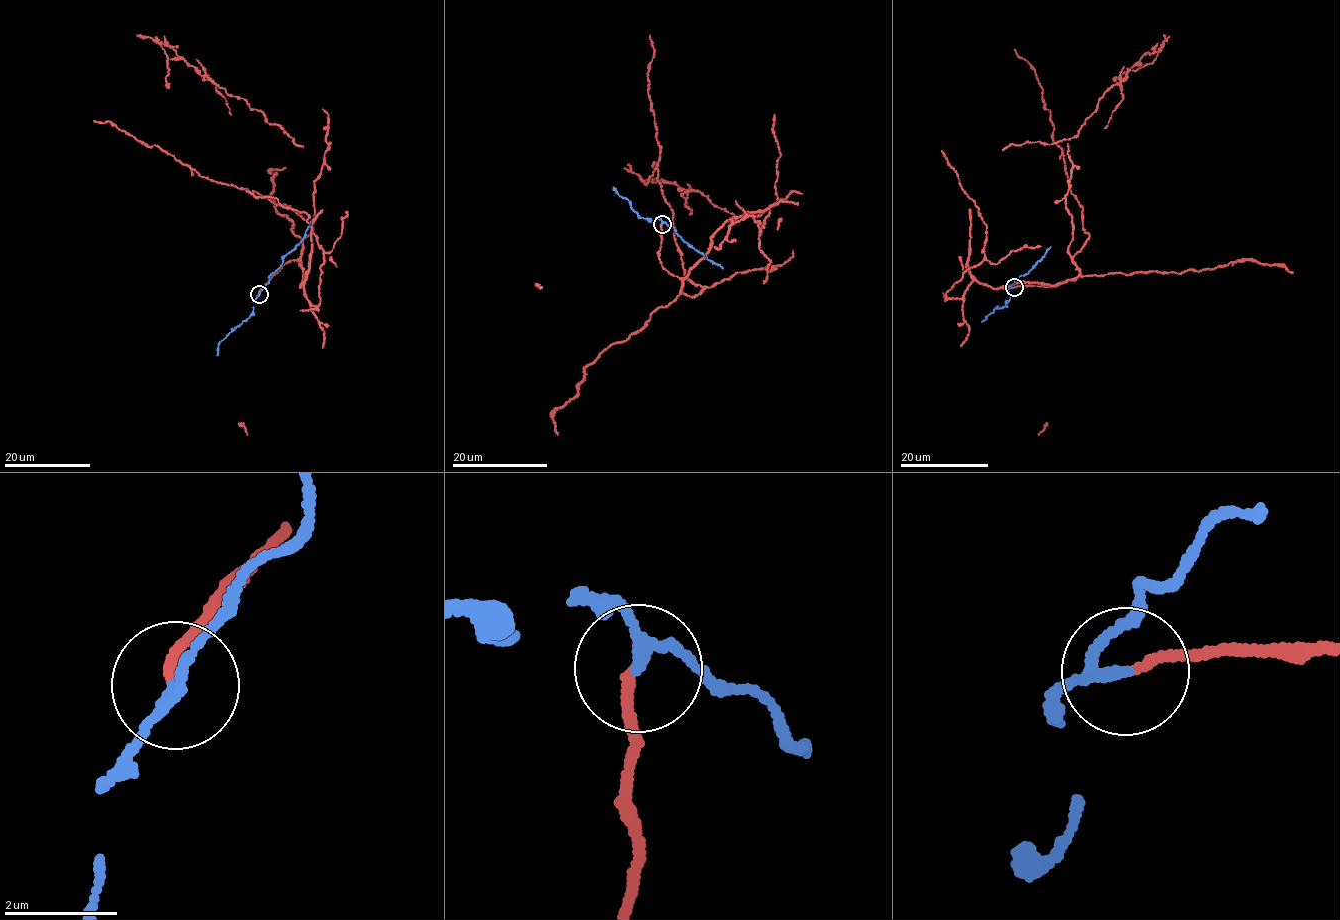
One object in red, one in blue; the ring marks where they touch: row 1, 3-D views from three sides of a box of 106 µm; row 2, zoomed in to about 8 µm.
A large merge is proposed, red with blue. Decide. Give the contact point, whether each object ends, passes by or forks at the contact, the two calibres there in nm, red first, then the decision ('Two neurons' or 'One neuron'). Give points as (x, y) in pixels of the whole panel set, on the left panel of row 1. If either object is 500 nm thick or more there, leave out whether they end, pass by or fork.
Place: (259, 294). At the ring red ends. At the ring blue passes by. Thickness 140 nm (red) against 180 nm. Two neurons

